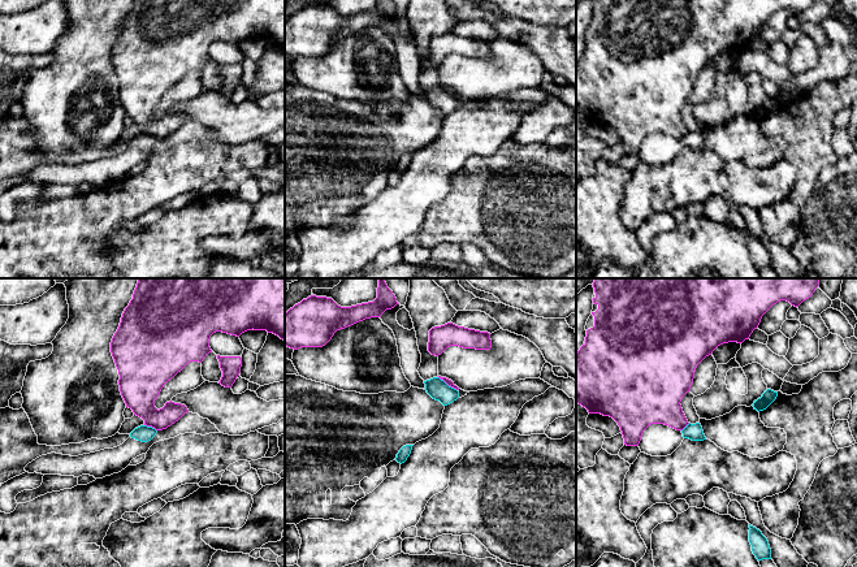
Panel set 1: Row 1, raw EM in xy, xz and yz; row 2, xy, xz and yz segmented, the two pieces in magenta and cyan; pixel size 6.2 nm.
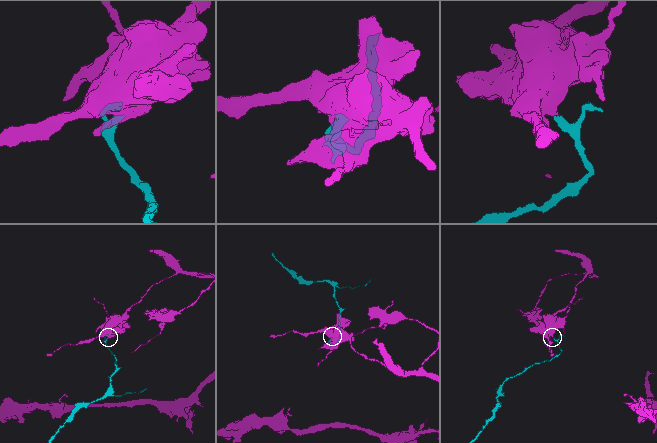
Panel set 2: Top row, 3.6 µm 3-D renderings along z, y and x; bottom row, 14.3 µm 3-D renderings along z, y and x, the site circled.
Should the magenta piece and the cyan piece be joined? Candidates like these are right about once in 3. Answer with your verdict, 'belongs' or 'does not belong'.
does not belong

